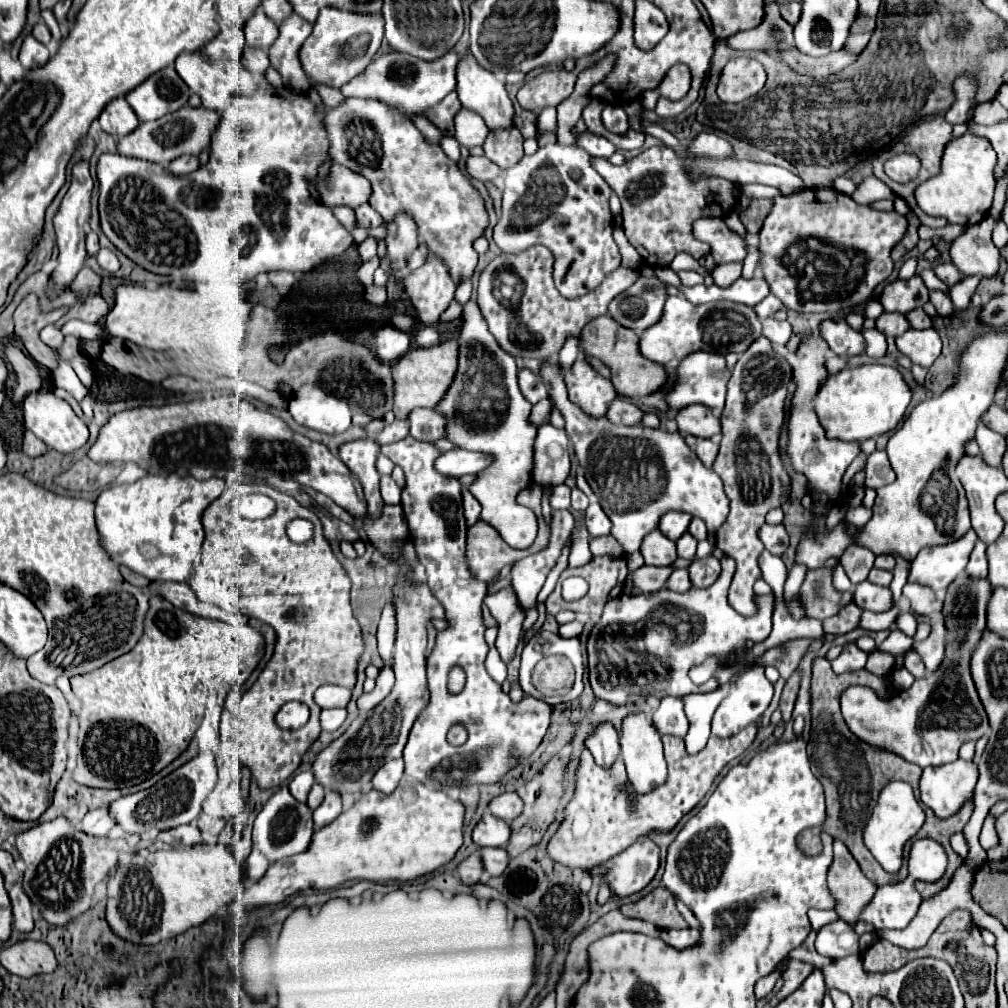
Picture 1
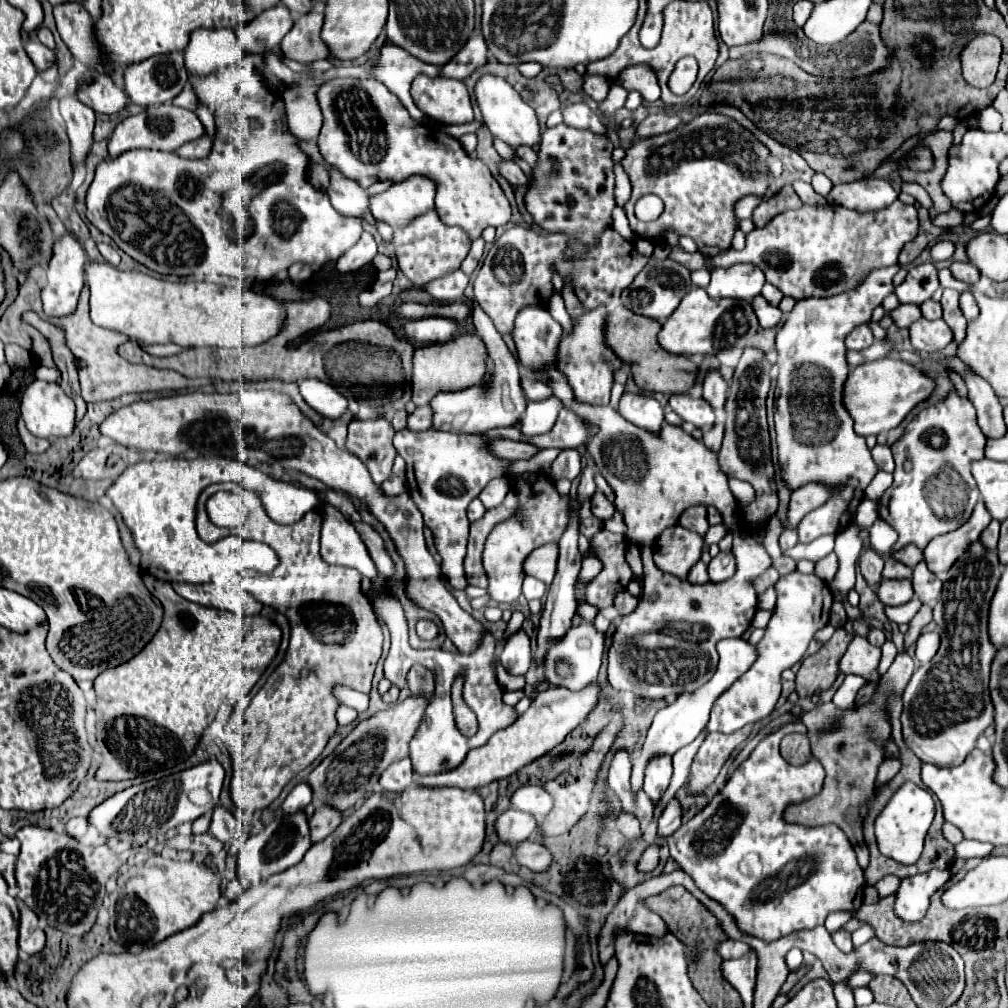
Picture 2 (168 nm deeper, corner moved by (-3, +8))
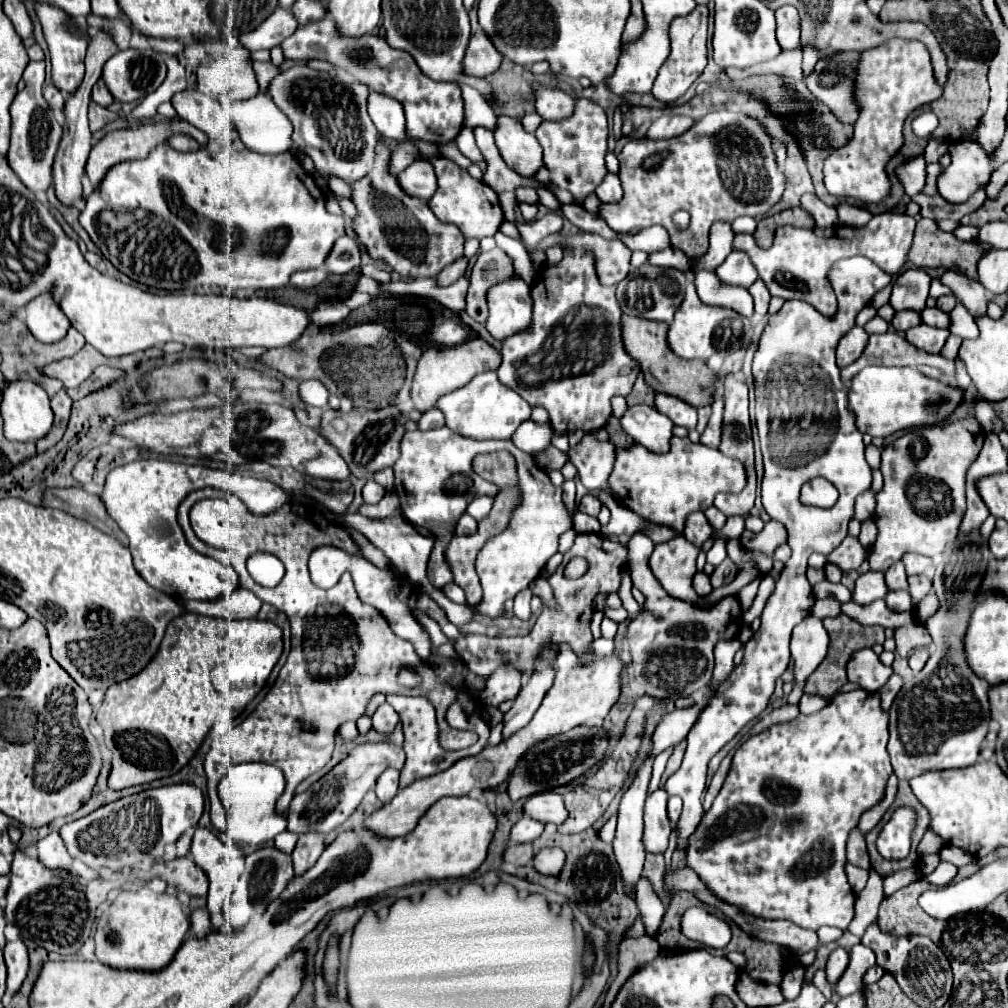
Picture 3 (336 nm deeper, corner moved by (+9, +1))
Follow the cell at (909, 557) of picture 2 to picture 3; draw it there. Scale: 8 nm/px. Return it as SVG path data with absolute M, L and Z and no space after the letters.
M907 553L907 555L903 555L901 563L905 565L907 575L919 575L919 573L923 573L931 565L931 559L929 557L923 557L923 555Z

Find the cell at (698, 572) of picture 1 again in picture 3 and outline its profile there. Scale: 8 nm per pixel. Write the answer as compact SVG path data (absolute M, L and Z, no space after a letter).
M725 559L719 567L715 567L715 571L711 573L711 587L717 589L723 583L731 583L737 575L737 567L731 563L731 559Z

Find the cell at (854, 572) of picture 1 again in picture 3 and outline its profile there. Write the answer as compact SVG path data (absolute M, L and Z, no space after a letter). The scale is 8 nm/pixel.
M867 573L857 579L855 591L853 591L853 601L857 605L869 605L871 601L883 599L885 595L887 595L887 587L885 587L883 573Z

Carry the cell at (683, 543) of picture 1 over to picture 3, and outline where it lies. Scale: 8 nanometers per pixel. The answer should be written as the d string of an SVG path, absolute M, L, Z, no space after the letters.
M727 517L727 523L719 529L719 531L715 531L715 535L713 535L713 539L731 539L731 537L739 537L741 533L745 531L745 525L743 525L743 517Z

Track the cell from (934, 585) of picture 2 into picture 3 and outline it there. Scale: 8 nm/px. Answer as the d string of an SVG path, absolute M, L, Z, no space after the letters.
M923 575L917 577L909 577L909 595L913 599L913 603L919 603L925 595L929 595L931 591L931 581Z

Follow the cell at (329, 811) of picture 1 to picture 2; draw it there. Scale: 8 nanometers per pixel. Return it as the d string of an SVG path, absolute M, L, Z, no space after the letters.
M319 806L309 820L309 830L311 830L311 840L313 844L325 840L337 826L341 824L341 814L329 806Z

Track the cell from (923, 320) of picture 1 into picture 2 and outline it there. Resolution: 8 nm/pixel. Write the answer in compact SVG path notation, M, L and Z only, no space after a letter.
M927 300L921 304L921 312L927 320L937 320L943 316L943 310L941 310L941 304L935 302L935 300Z

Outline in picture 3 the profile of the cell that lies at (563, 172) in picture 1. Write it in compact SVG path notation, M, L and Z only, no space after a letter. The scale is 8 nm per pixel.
M579 99L575 111L563 121L543 121L535 131L537 141L543 147L543 163L551 171L551 181L567 189L575 205L583 205L585 197L595 191L595 187L605 177L605 153L607 153L607 117L605 111L587 99Z

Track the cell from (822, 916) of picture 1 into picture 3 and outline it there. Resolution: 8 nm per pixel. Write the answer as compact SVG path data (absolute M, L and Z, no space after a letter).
M819 927L817 935L819 935L821 943L829 943L829 941L837 941L843 935L843 931L837 927Z

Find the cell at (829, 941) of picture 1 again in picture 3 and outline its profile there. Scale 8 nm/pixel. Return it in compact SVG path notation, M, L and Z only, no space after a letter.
M837 947L835 951L831 951L829 961L827 961L827 967L825 967L825 971L827 971L827 979L829 979L831 985L837 983L837 979L843 975L847 963L849 963L849 953L847 953L845 949Z

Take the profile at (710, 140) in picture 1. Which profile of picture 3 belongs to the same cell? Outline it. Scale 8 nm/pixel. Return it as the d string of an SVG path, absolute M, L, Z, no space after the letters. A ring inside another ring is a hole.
M717 111L705 115L697 121L689 131L665 141L637 139L629 141L619 153L619 179L623 185L623 199L613 205L601 205L601 217L605 223L619 233L629 233L635 227L651 227L661 225L669 231L671 245L681 249L689 259L699 259L709 249L709 229L715 221L735 221L741 215L749 215L755 219L765 217L773 203L779 201L783 193L785 177L775 163L775 153L771 139L761 129L759 121L731 111ZM687 211L691 215L691 223L687 229L677 229L673 223L673 213Z

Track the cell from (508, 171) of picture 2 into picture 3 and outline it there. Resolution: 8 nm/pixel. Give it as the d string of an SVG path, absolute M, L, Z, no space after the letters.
M517 187L515 189L515 197L517 201L525 201L525 203L537 203L537 193L531 187Z

